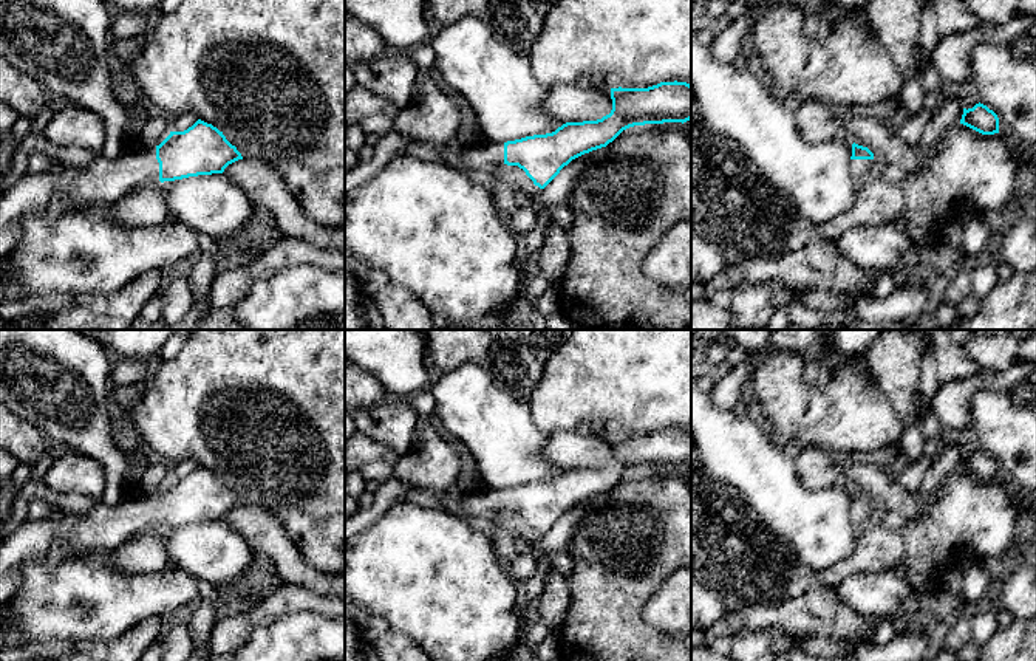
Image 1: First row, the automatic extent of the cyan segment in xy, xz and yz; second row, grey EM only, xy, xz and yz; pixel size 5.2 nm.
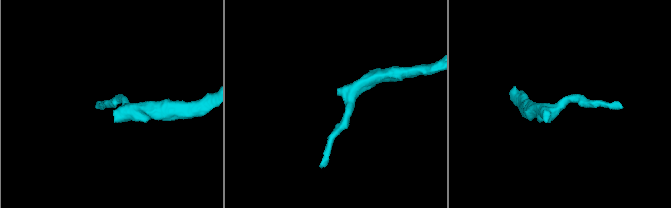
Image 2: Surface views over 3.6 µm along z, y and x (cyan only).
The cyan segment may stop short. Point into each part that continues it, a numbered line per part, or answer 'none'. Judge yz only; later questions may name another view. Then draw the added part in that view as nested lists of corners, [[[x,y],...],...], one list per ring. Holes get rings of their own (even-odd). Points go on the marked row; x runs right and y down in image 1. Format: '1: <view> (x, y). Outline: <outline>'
1: yz (858, 167). Outline: [[[850,159],[850,173],[858,181],[863,183],[869,173],[872,159]]]

